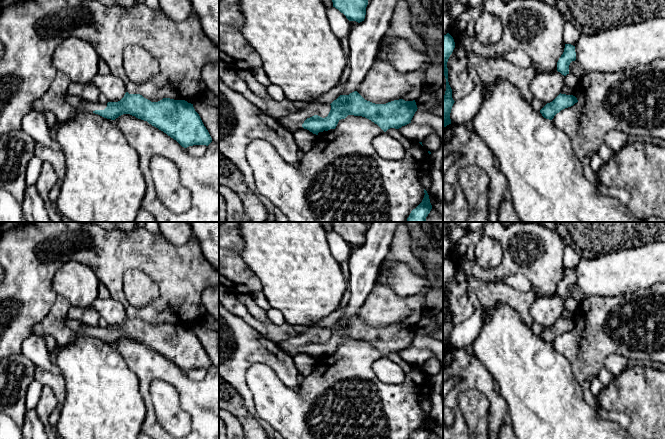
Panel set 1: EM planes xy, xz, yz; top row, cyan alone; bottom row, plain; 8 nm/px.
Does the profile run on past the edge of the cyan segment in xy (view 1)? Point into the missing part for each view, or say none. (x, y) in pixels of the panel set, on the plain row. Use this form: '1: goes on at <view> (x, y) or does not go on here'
1: goes on at xy (88, 330)

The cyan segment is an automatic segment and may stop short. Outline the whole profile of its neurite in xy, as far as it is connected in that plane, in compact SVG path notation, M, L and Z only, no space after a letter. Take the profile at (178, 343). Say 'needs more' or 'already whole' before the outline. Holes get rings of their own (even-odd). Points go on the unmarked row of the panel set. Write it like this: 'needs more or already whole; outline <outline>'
needs more; outline M126 316L118 326L101 328L86 325L83 334L111 344L130 338L163 355L184 372L193 369L208 370L212 366L193 328L185 324L163 322L151 326L140 318Z

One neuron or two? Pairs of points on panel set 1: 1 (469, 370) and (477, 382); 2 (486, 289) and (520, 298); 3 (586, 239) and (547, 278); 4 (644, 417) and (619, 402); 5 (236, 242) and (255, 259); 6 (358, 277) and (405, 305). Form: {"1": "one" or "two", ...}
{"1": "one", "2": "one", "3": "two", "4": "one", "5": "two", "6": "two"}

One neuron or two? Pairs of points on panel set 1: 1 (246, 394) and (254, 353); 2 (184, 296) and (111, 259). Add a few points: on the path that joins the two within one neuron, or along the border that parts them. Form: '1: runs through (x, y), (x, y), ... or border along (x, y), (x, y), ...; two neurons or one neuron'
1: runs through (240, 384), (240, 367), (244, 363); one neuron
2: runs through (166, 278), (147, 259), (129, 259); one neuron

